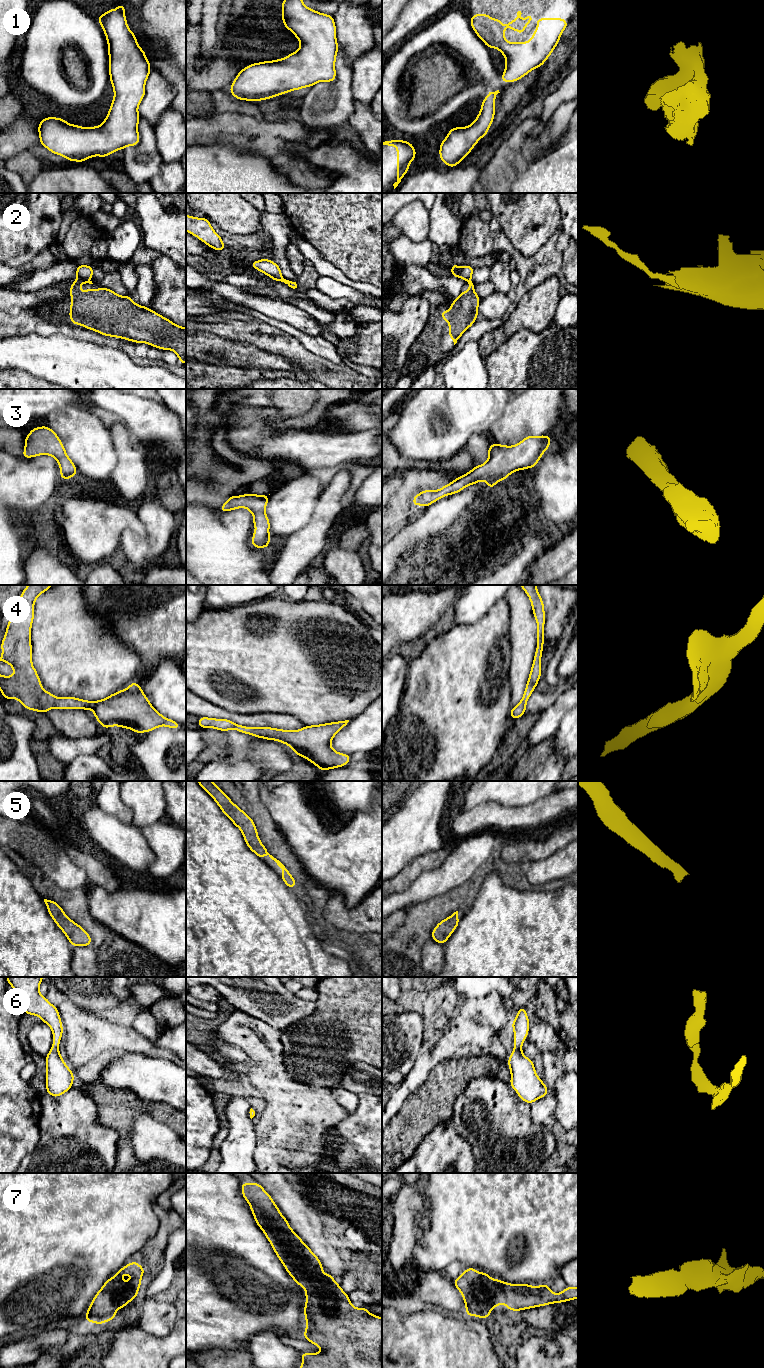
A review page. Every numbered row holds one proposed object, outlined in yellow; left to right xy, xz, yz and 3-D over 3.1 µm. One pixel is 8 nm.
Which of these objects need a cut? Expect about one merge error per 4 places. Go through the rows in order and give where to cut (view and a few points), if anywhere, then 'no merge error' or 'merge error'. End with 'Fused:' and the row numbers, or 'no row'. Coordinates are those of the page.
1: no cut; no merge error
2: cut in xy along (77, 279), (89, 280); merge error
3: no cut; no merge error
4: no cut; no merge error
5: no cut; no merge error
6: no cut; no merge error
7: no cut; no merge error
Fused: 2

